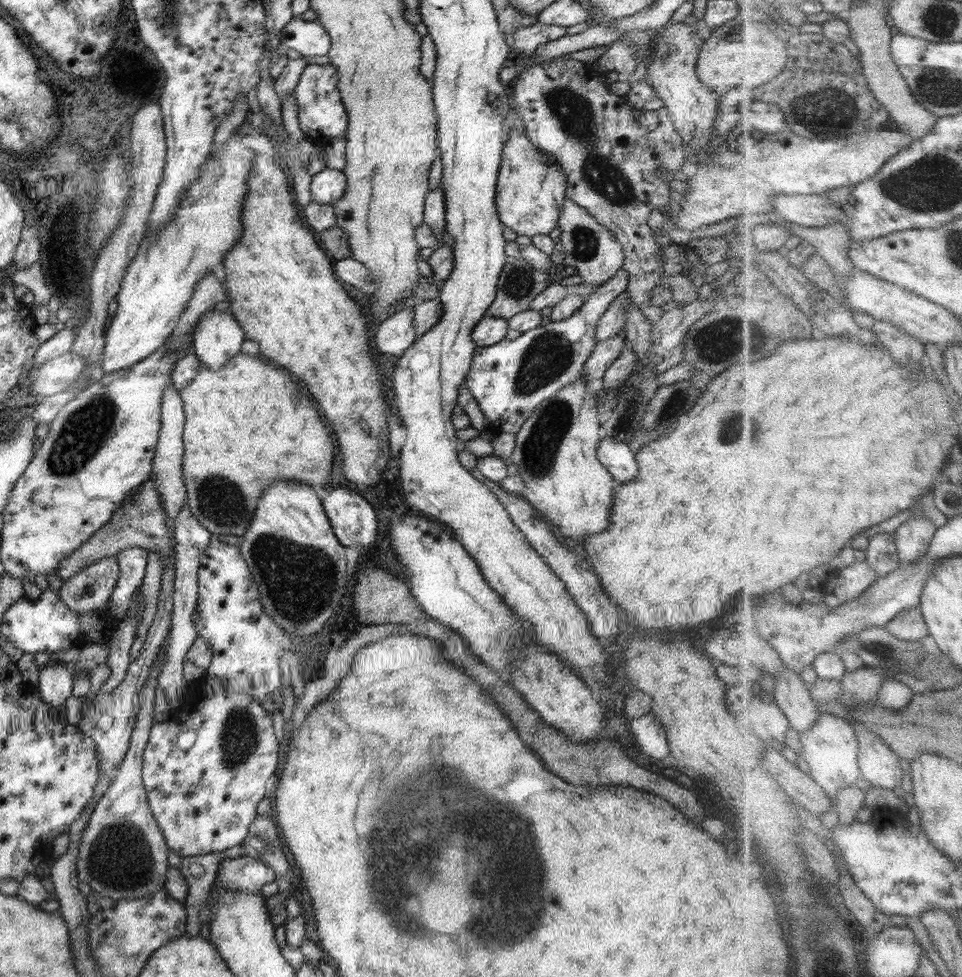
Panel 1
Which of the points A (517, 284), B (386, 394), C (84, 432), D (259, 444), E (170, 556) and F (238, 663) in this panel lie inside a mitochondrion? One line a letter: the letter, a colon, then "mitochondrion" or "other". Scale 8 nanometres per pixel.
A: mitochondrion
B: other
C: mitochondrion
D: other
E: other
F: other

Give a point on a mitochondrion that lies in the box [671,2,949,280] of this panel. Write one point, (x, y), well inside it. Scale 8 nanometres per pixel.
(838, 115)

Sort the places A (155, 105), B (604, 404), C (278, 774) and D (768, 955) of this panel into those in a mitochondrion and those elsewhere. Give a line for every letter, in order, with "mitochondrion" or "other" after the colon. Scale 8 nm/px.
A: other
B: mitochondrion
C: other
D: other

